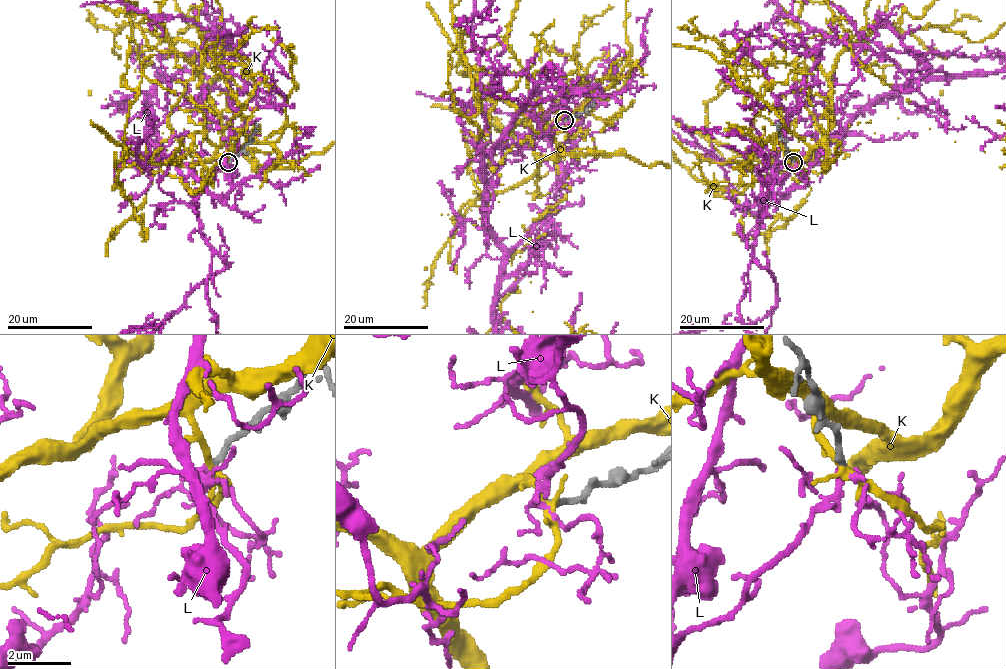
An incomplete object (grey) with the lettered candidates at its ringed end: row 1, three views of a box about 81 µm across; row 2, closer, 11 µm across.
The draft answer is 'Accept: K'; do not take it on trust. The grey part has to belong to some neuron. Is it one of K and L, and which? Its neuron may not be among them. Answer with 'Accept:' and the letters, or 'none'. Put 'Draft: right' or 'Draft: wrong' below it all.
Accept: L
Draft: wrong

